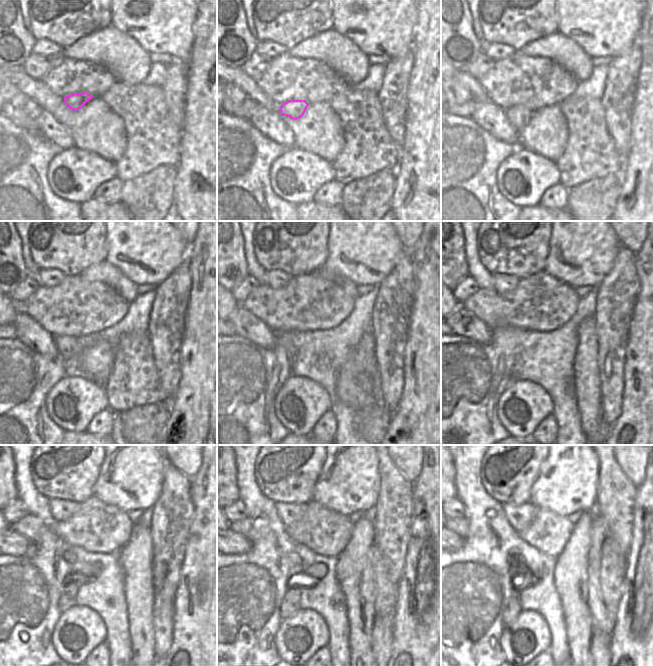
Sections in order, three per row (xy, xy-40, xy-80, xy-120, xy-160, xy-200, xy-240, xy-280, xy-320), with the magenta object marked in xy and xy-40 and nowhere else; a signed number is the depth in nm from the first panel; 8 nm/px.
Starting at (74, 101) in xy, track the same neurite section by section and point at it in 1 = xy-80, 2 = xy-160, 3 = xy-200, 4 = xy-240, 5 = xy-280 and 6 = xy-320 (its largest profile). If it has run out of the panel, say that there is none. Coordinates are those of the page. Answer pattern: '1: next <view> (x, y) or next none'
1: next xy-80 (518, 116)
2: next xy-160 (292, 352)
3: next xy-200 (516, 370)
4: next xy-240 (67, 600)
5: next xy-280 (290, 602)
6: next xy-320 (513, 608)

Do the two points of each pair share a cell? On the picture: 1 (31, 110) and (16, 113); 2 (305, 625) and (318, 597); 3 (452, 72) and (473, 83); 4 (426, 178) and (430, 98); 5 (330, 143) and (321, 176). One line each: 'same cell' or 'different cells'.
1: different cells
2: different cells
3: same cell
4: same cell
5: different cells

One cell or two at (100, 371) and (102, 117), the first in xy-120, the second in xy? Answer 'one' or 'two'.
one

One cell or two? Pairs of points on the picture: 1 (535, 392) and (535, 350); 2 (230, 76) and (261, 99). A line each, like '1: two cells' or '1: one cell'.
1: two cells
2: one cell

